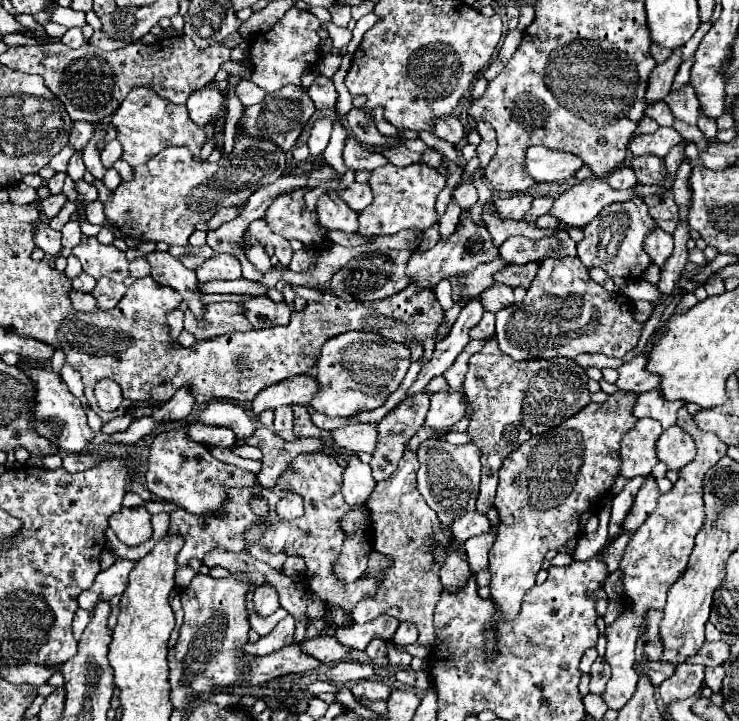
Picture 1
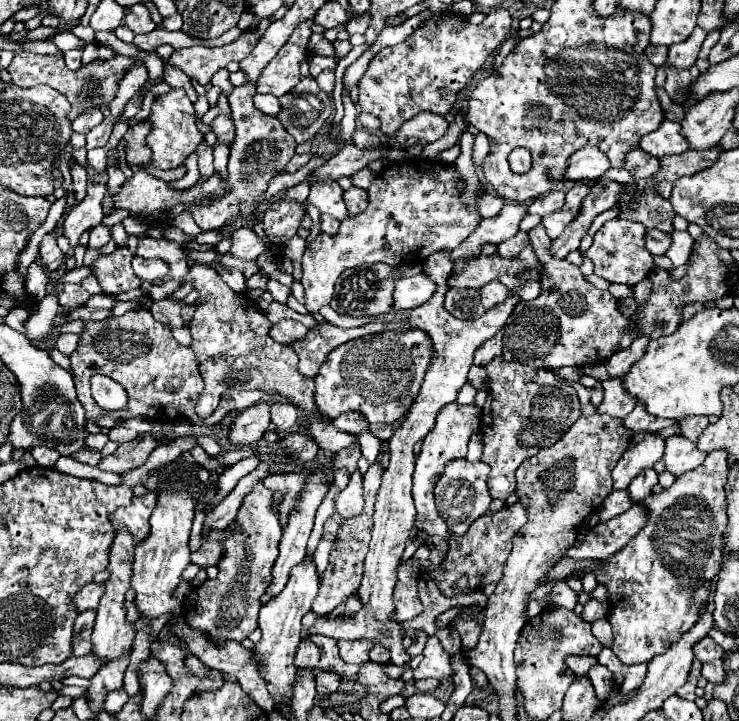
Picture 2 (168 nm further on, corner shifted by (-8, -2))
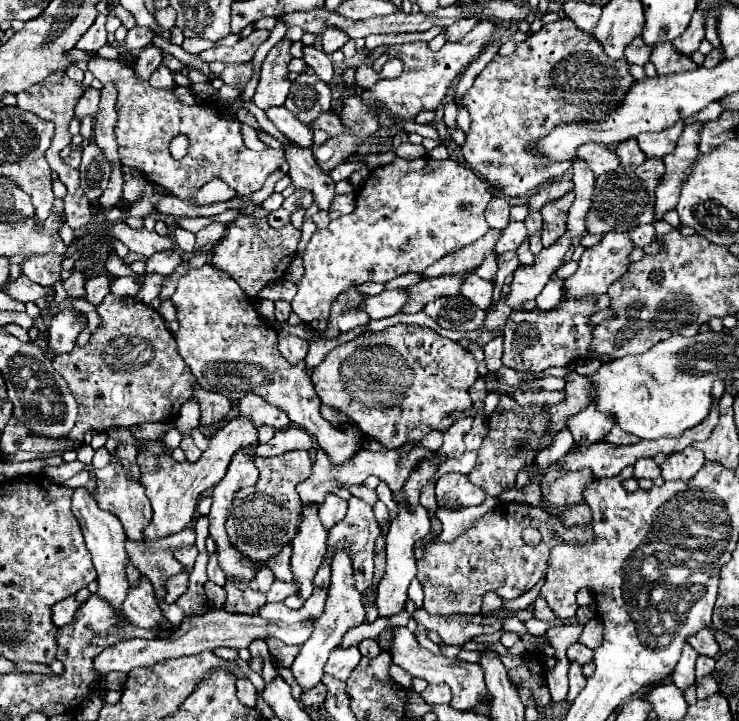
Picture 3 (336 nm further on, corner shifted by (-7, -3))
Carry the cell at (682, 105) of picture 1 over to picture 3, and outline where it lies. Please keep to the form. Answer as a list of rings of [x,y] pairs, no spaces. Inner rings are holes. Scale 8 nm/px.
[[[656,44],[652,48],[650,62],[656,66],[658,76],[666,76],[666,74],[674,74],[674,72],[698,68],[686,54],[678,52],[672,44]]]

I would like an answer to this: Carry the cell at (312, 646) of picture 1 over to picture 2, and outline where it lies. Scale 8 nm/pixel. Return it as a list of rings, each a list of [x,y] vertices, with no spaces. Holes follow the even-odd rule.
[[[303,639],[295,655],[295,665],[297,667],[317,667],[317,663],[319,663],[319,647],[315,647],[315,643],[311,643],[309,639]]]

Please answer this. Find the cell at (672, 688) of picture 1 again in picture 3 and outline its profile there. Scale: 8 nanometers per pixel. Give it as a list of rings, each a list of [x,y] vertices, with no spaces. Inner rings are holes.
[[[684,644],[684,648],[682,648],[682,658],[680,658],[680,662],[676,664],[676,668],[674,668],[674,684],[680,688],[680,690],[684,690],[686,686],[690,686],[690,684],[694,684],[694,664],[696,664],[696,658],[698,658],[698,652],[696,650],[692,650],[690,648],[690,644]]]

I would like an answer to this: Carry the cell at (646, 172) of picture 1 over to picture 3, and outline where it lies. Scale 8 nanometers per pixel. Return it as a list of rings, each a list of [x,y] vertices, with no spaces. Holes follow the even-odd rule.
[[[626,140],[626,142],[618,144],[616,152],[618,152],[618,156],[620,156],[620,160],[622,160],[624,166],[628,166],[628,164],[642,164],[646,160],[646,156],[638,148],[636,140]]]

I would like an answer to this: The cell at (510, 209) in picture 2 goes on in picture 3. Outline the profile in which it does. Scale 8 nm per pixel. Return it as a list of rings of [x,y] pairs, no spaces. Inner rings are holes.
[[[488,230],[488,234],[484,238],[476,240],[474,244],[470,244],[450,256],[444,256],[442,260],[438,260],[430,268],[426,268],[420,276],[436,278],[436,276],[456,276],[456,274],[464,274],[464,272],[474,272],[482,264],[484,256],[494,250],[494,244],[498,238],[500,238],[500,230]]]

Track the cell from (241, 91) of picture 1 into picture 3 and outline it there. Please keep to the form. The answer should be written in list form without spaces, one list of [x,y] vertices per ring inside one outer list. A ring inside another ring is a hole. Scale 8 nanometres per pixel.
[[[278,106],[278,108],[268,108],[266,110],[268,118],[274,122],[274,126],[292,142],[296,142],[298,146],[302,148],[310,148],[312,146],[312,138],[314,138],[314,132],[306,126],[302,126],[302,122],[292,114],[288,112],[284,106]]]

